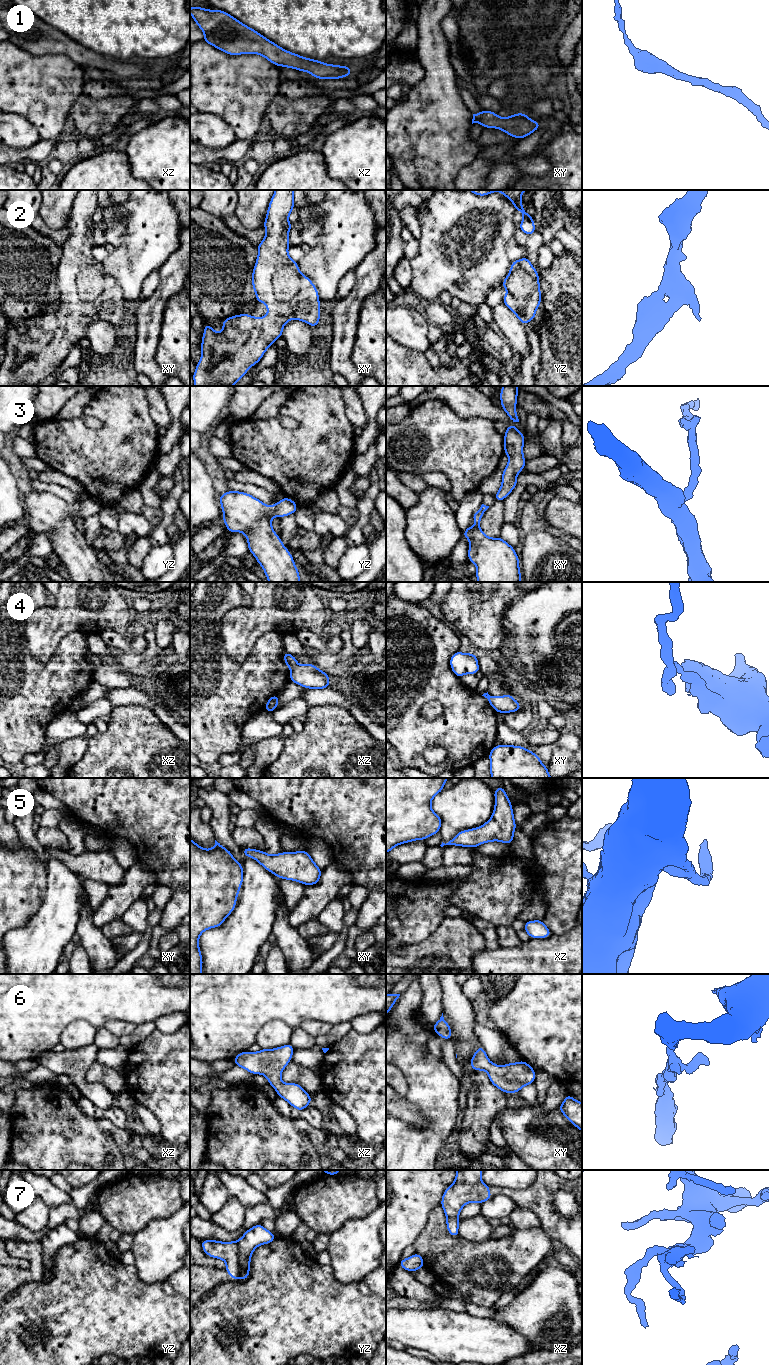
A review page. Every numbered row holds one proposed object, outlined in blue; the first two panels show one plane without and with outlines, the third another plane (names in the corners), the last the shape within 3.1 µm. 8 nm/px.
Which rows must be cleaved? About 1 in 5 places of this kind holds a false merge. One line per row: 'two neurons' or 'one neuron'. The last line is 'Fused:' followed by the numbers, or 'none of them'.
1: one neuron
2: one neuron
3: one neuron
4: two neurons
5: one neuron
6: one neuron
7: two neurons
Fused: 4, 7

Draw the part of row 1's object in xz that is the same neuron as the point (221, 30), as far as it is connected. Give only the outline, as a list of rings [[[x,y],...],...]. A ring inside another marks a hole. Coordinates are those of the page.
[[[190,7],[190,13],[204,32],[203,41],[229,55],[258,54],[278,67],[308,72],[317,79],[339,79],[353,73],[349,66],[326,64],[289,52],[222,10]]]

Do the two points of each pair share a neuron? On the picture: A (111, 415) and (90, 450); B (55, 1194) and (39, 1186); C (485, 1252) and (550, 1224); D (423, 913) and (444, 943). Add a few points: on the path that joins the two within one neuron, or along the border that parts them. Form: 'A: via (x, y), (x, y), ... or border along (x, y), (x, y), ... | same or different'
A: via (111, 424), (111, 429), (99, 441) | same
B: via (51, 1194), (43, 1190) | same
C: border along (540, 1227), (552, 1240) | different
D: border along (445, 917), (426, 938), (415, 943) | different

